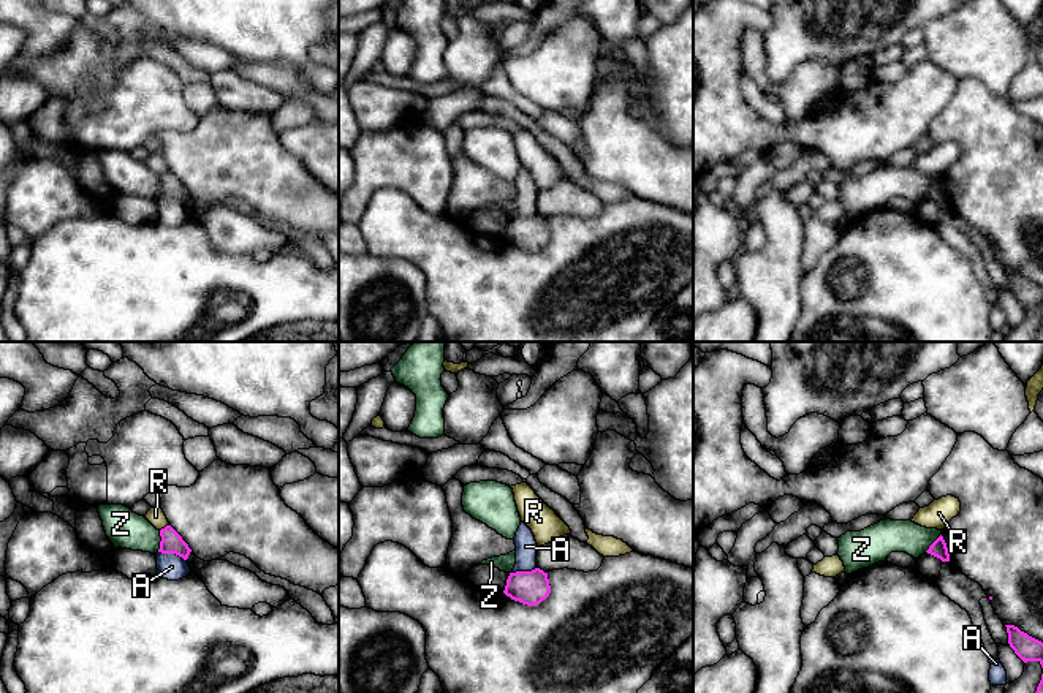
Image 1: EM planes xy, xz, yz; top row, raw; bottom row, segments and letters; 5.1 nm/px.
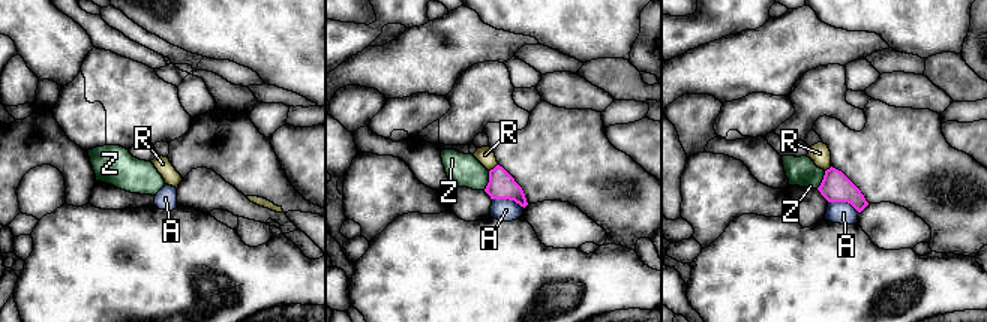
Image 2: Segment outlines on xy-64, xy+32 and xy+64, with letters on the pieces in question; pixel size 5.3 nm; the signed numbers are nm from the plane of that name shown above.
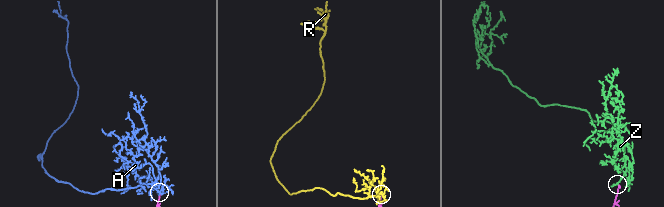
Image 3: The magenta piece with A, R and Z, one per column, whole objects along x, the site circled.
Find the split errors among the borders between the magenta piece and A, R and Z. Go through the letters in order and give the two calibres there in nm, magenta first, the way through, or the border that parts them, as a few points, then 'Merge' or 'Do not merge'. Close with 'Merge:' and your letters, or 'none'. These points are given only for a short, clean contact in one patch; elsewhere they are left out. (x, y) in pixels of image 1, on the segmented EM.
A: Thickness 110 nm (magenta) against 140 nm. Do not merge
R: Thickness 110 nm (magenta) against 90 nm. Boundary: xy (168, 524), (160, 530). Do not merge
Z: Thickness 110 nm (magenta) against 190 nm. Boundary: xy (160, 530), (160, 548), (157, 551). Do not merge
Merge: none

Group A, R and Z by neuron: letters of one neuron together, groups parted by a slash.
A / R / Z

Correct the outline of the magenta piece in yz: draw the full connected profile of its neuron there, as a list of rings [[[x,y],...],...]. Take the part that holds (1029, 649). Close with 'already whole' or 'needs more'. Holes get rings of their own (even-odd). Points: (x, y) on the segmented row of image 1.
[[[1005,625],[1008,644],[1015,653],[1024,661],[1038,661],[1043,668],[1043,642],[1021,631],[1015,625]]]; already whole

